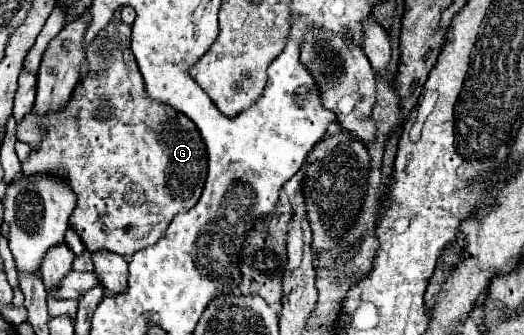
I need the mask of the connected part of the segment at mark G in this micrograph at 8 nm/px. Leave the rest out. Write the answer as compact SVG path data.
M109 22L89 44L87 60L89 76L77 84L73 100L69 100L69 108L63 108L57 116L49 116L49 120L45 120L47 134L43 136L41 126L33 120L33 112L29 112L29 116L17 124L17 138L35 148L33 156L23 164L25 176L55 176L71 186L77 196L77 206L69 218L69 226L79 234L85 248L93 252L93 264L95 272L101 276L101 284L107 290L121 294L127 290L125 258L145 246L157 244L157 240L165 236L171 220L197 204L207 176L207 156L195 124L181 116L181 112L177 114L173 108L165 108L163 104L149 100L141 90L141 72L131 52L129 24Z

